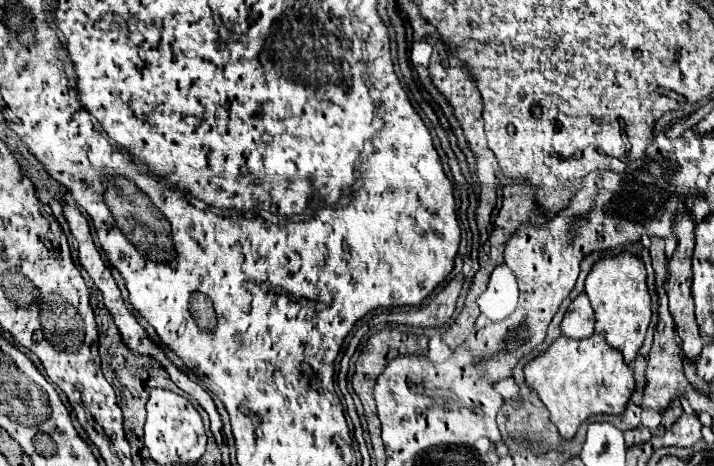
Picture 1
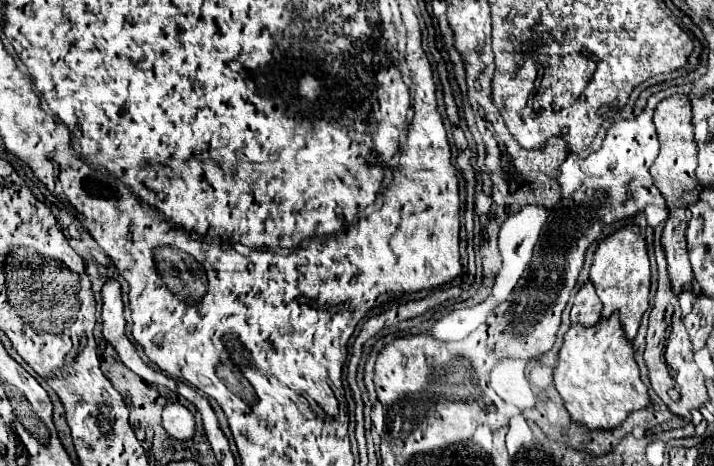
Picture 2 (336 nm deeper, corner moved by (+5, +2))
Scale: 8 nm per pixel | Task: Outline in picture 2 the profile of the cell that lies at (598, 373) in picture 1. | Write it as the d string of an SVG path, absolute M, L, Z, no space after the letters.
M617 314L601 318L591 328L573 324L567 330L555 366L555 388L563 396L571 418L591 430L617 428L631 412L649 406L647 386L641 382L633 344L625 338Z

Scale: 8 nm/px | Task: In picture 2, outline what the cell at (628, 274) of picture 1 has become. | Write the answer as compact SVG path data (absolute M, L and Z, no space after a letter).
M627 224L603 238L595 250L591 264L591 282L597 290L597 296L603 302L603 316L619 312L627 340L633 340L641 322L641 316L649 308L649 288L651 288L651 262L647 254L645 234L639 226Z

